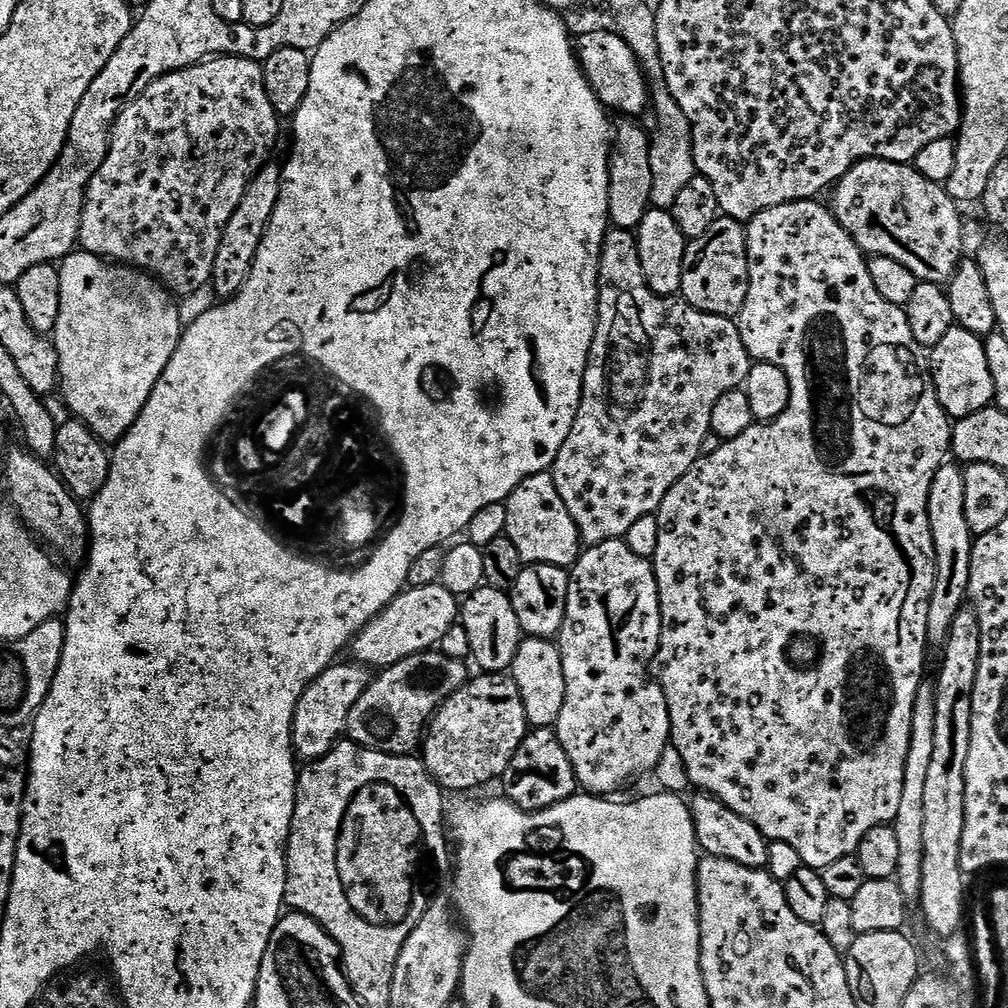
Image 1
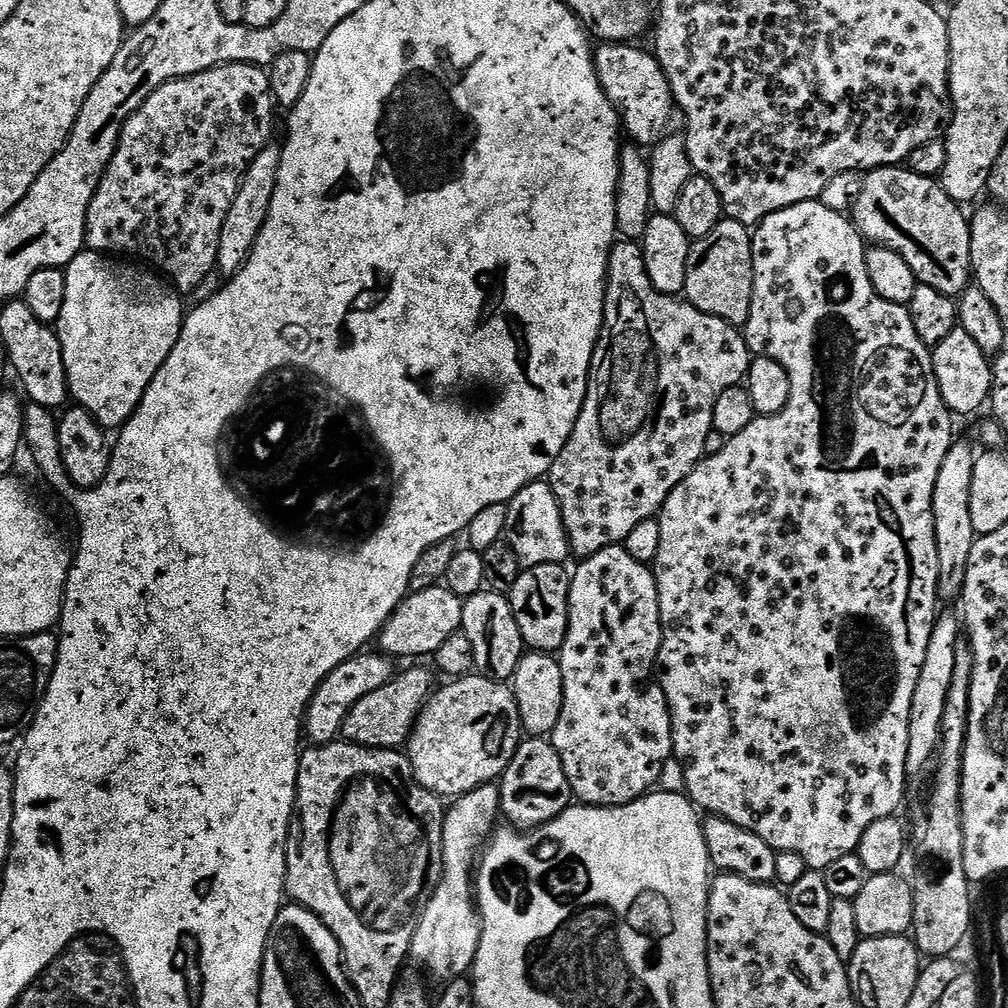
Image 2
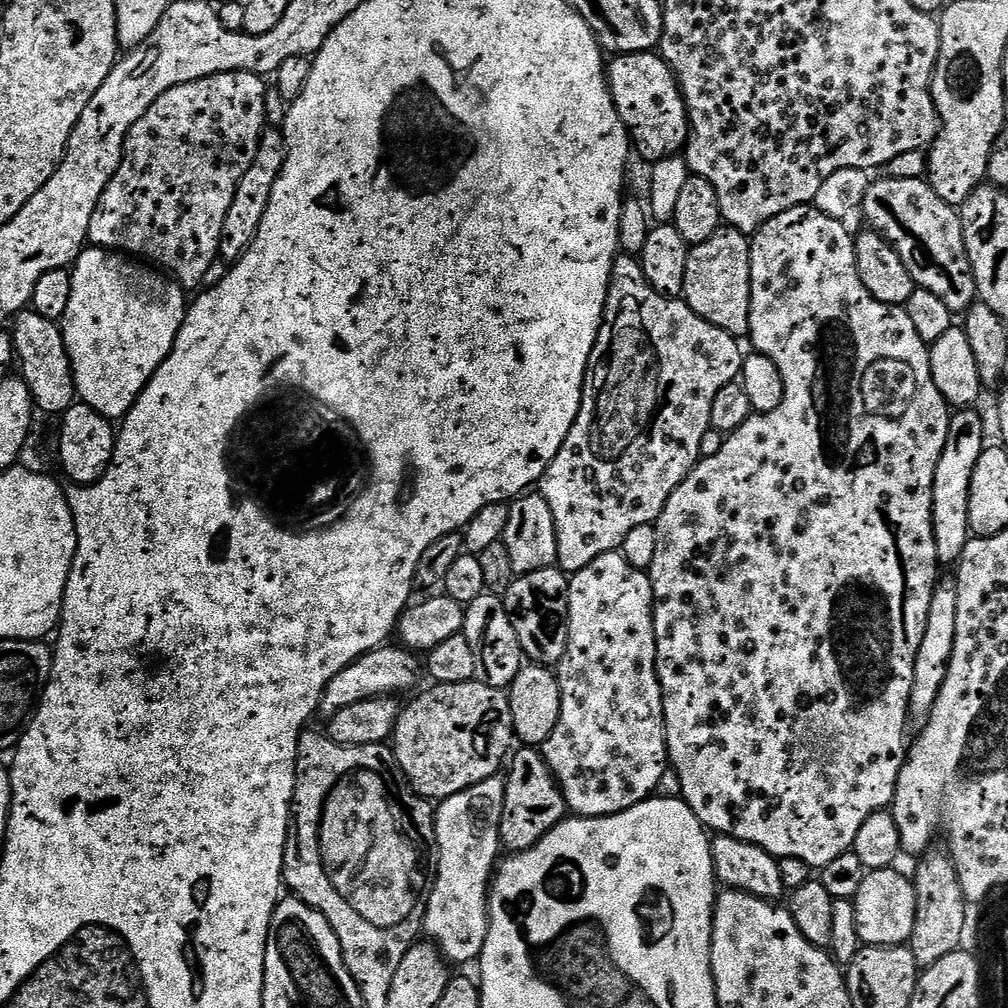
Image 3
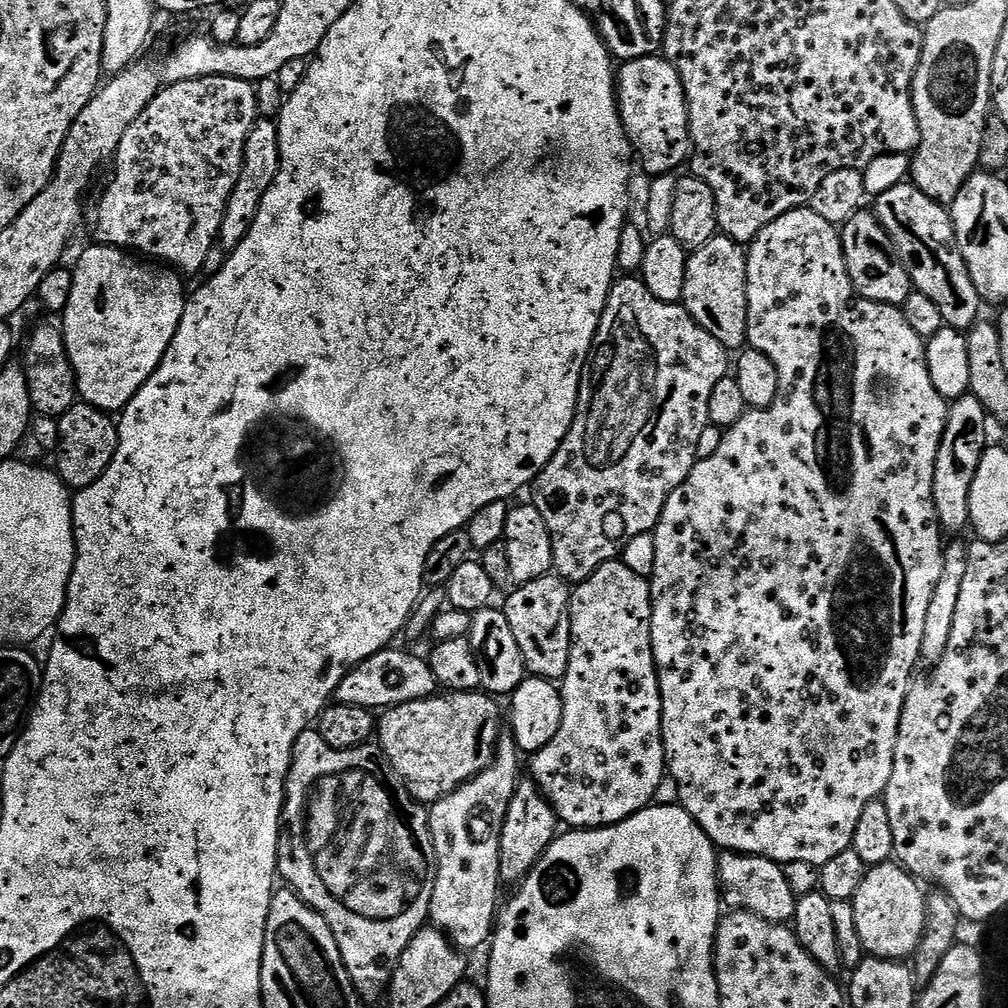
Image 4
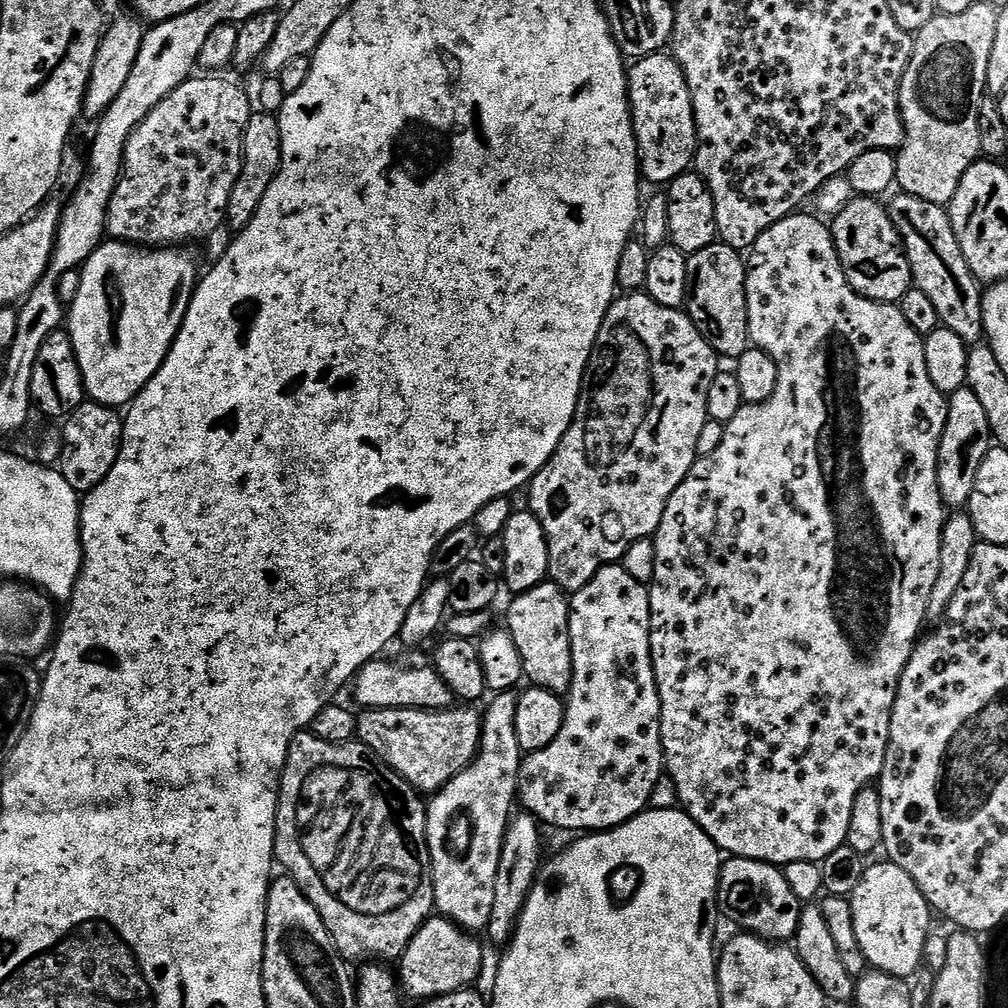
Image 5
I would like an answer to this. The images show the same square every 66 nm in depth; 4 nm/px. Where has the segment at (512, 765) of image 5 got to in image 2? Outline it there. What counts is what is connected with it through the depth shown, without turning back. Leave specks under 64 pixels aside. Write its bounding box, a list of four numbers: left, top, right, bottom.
[410,783,501,982]

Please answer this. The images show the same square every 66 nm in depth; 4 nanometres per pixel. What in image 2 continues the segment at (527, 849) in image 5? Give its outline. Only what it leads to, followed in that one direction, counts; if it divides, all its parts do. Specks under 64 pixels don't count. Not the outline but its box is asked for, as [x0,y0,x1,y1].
[498,736,574,830]

